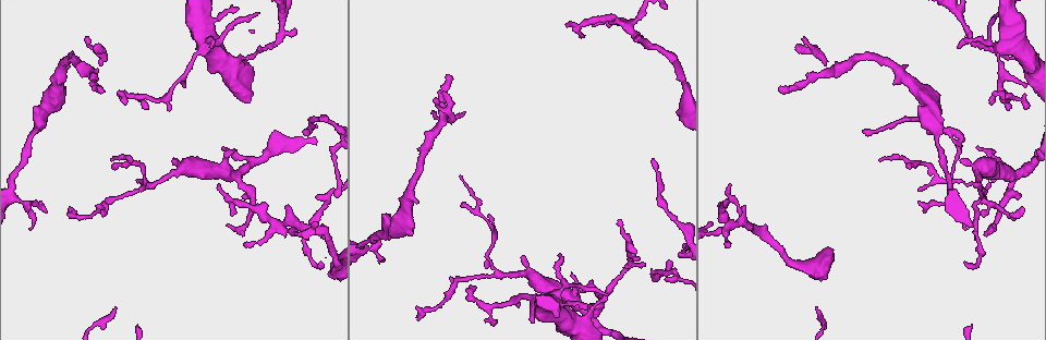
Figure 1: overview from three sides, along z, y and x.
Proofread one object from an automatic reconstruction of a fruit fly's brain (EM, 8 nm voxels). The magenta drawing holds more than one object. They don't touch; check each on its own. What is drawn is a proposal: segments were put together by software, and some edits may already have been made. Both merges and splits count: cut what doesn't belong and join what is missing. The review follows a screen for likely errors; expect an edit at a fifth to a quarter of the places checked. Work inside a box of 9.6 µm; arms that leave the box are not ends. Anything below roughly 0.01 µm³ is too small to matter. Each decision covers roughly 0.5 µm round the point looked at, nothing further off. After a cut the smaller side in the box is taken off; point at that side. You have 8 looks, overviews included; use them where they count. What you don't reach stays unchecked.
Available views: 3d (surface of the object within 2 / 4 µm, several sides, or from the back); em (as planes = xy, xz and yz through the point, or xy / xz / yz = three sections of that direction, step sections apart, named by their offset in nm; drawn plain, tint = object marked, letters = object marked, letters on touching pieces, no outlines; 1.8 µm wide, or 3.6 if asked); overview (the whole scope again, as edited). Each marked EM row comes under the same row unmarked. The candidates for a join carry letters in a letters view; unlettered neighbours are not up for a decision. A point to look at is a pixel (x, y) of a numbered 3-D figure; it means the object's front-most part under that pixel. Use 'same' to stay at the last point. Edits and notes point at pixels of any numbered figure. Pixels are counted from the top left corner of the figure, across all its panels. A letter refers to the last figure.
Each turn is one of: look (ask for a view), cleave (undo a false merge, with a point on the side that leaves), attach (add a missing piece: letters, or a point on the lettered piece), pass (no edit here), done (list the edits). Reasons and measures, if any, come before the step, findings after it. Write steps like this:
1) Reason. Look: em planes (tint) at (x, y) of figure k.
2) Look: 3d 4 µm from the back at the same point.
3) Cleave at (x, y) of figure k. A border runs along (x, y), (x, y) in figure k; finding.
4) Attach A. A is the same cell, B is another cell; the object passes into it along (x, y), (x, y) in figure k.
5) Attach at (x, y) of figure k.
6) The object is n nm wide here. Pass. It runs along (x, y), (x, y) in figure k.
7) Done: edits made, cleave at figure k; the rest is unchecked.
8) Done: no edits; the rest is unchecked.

Free end. Look: em 3.6 µm planes (tint) at (184, 87) of figure 1.

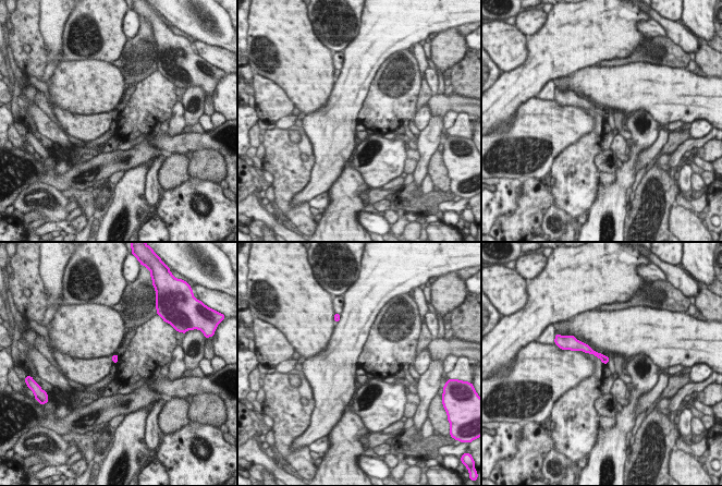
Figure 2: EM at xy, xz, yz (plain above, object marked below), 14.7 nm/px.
See the neighbours. Look: em 3.6 µm planes (letters) at the same point.

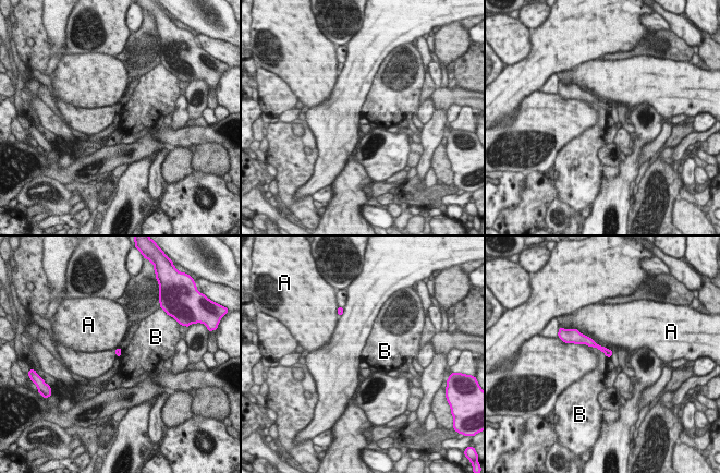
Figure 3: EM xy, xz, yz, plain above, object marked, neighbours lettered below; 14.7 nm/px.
The longest contact is with B, 440 nm. Pass. A and B are other cells; it runs along (581, 340), (587, 340), (609, 353) in figure 3; no lettered piece goes on from it.

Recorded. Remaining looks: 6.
Branch stops here. Look: 3d 4 µm at (295, 28) of figure 1.

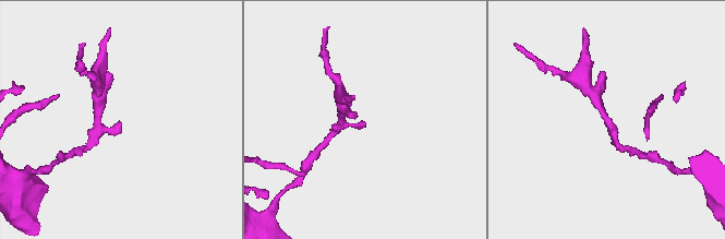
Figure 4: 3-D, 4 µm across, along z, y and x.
Shape alone is not enough. Look: em xy step 4 (letters) at (120, 121) of figure 4.

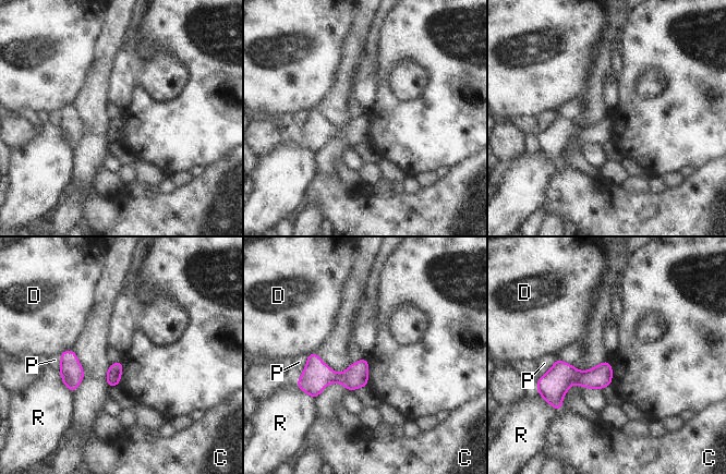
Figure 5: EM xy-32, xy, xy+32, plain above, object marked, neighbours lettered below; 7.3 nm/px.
Cut it another way. Look: em planes (letters) at the same point.

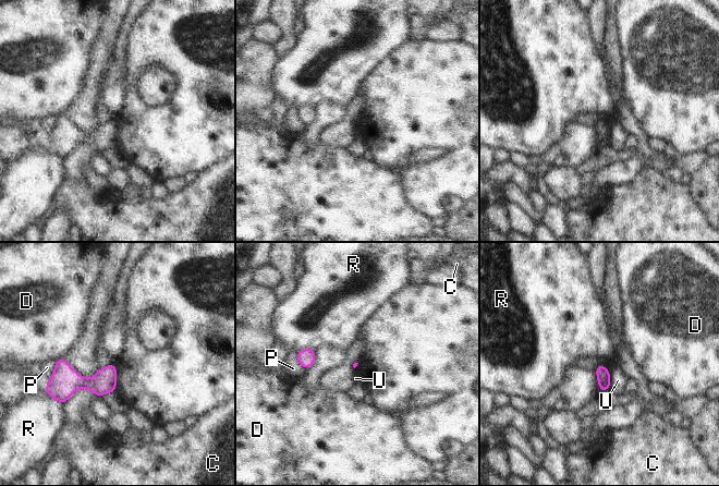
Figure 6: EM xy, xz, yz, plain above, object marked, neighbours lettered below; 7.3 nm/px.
Pass. C, D, P, R and U are other cells; a border runs along (44, 389), (62, 404) in figure 6; no lettered piece goes on from it.

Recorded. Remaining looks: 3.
Branch stops here. Look: 3d 4 µm at (448, 120) of figure 1.

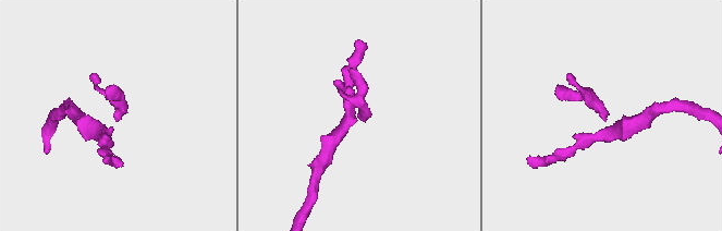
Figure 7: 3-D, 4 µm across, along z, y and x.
Look: em yz step 4 (tint) at (604, 121) of figure 7.

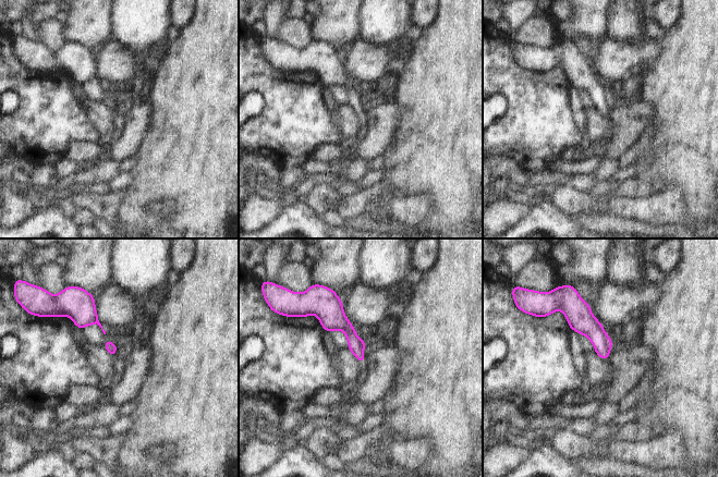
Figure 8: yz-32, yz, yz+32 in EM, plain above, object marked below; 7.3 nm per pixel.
Look: em xz step 8 (letters) at the same point.

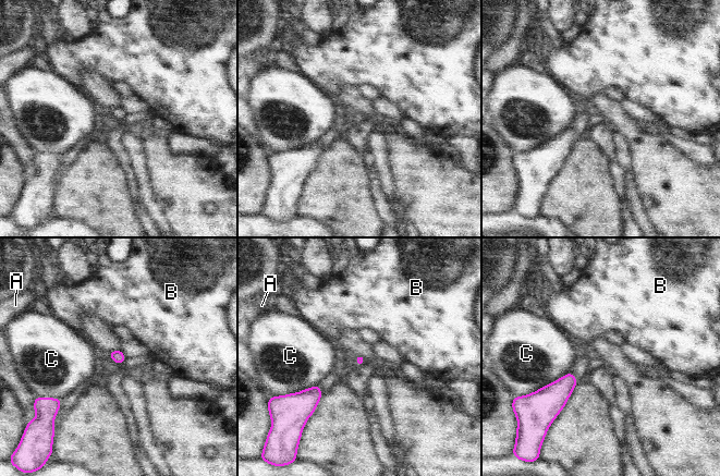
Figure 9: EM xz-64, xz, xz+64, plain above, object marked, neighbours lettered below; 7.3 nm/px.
The longest contact is with C, 240 nm. Pass. A, B and C are other cells; a border runs along (563, 376), (542, 386), (536, 392) in figure 9; no lettered piece goes on from it.

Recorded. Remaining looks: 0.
Done: no edits; the rest is unchecked.

